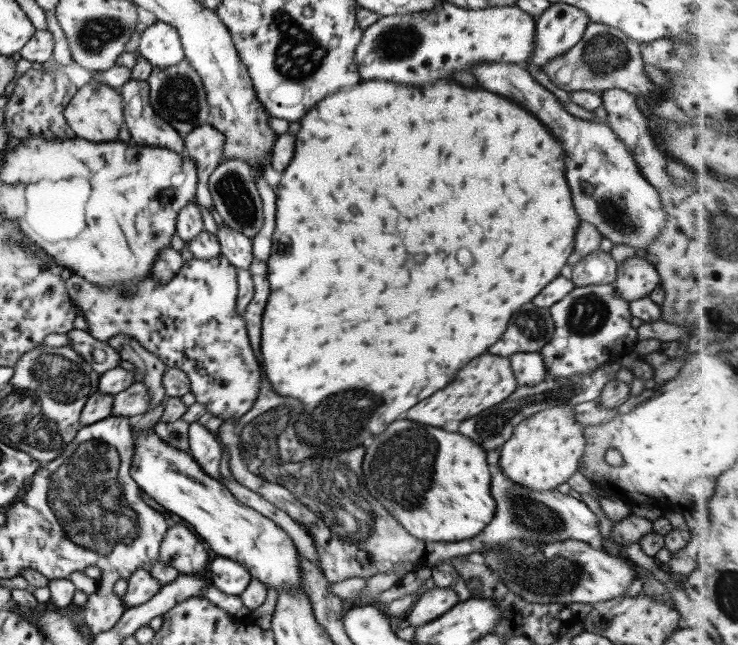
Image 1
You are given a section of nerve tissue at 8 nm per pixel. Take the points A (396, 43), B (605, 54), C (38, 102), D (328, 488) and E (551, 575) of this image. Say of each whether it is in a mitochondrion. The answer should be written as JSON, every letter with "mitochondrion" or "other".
{"A":"mitochondrion","B":"mitochondrion","C":"other","D":"mitochondrion","E":"mitochondrion"}

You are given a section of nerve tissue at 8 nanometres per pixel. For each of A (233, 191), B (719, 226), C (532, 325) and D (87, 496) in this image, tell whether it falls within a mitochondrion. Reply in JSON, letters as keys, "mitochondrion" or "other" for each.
{"A":"mitochondrion","B":"mitochondrion","C":"mitochondrion","D":"mitochondrion"}

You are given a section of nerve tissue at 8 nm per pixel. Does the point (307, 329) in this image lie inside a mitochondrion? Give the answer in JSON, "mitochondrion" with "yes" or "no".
{"mitochondrion":"no"}

